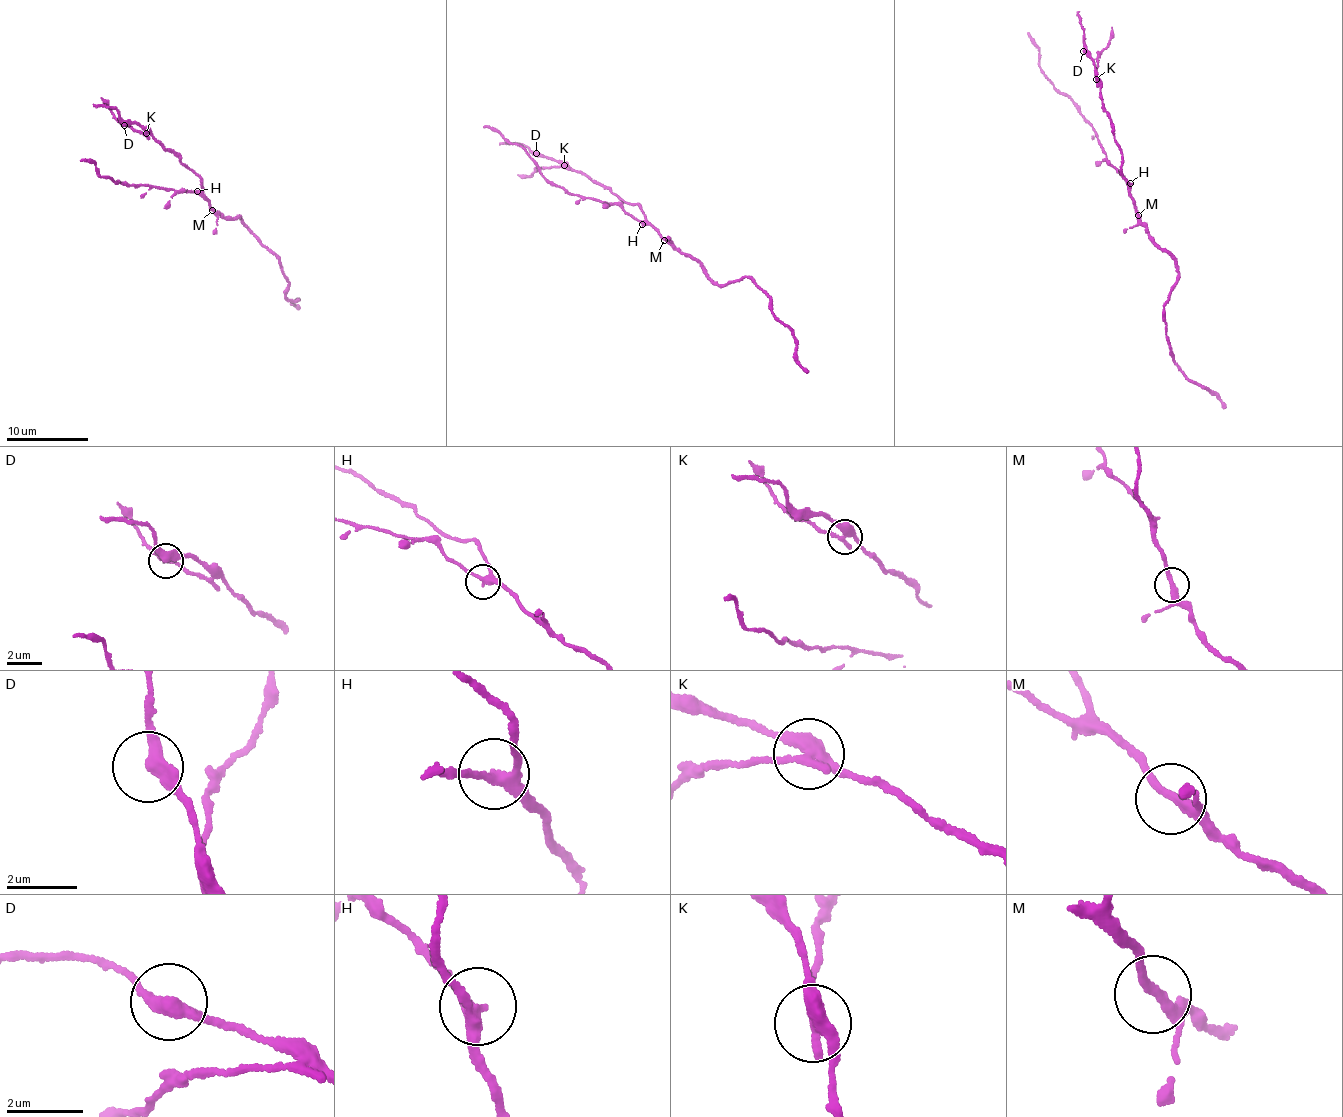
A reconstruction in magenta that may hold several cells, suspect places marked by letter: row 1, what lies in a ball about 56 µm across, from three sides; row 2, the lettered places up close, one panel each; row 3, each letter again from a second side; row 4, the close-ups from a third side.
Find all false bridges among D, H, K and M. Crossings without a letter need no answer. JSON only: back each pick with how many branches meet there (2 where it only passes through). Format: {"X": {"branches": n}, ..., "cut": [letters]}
{"K": {"branches": 3}, "cut": ["K"]}

